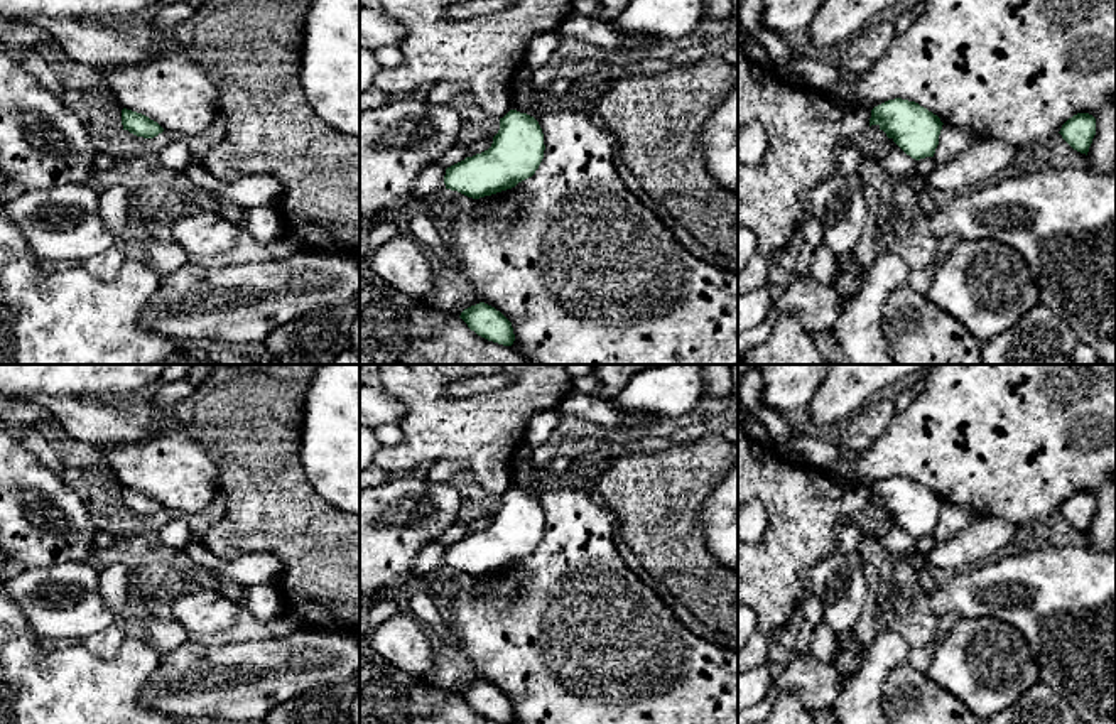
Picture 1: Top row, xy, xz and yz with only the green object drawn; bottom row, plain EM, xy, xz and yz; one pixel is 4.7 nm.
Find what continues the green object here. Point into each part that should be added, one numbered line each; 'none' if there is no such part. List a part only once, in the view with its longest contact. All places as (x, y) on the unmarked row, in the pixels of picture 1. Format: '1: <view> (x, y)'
none

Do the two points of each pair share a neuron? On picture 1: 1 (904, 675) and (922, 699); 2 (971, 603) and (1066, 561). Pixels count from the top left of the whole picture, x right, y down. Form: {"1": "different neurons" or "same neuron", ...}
{"1": "same neuron", "2": "same neuron"}

